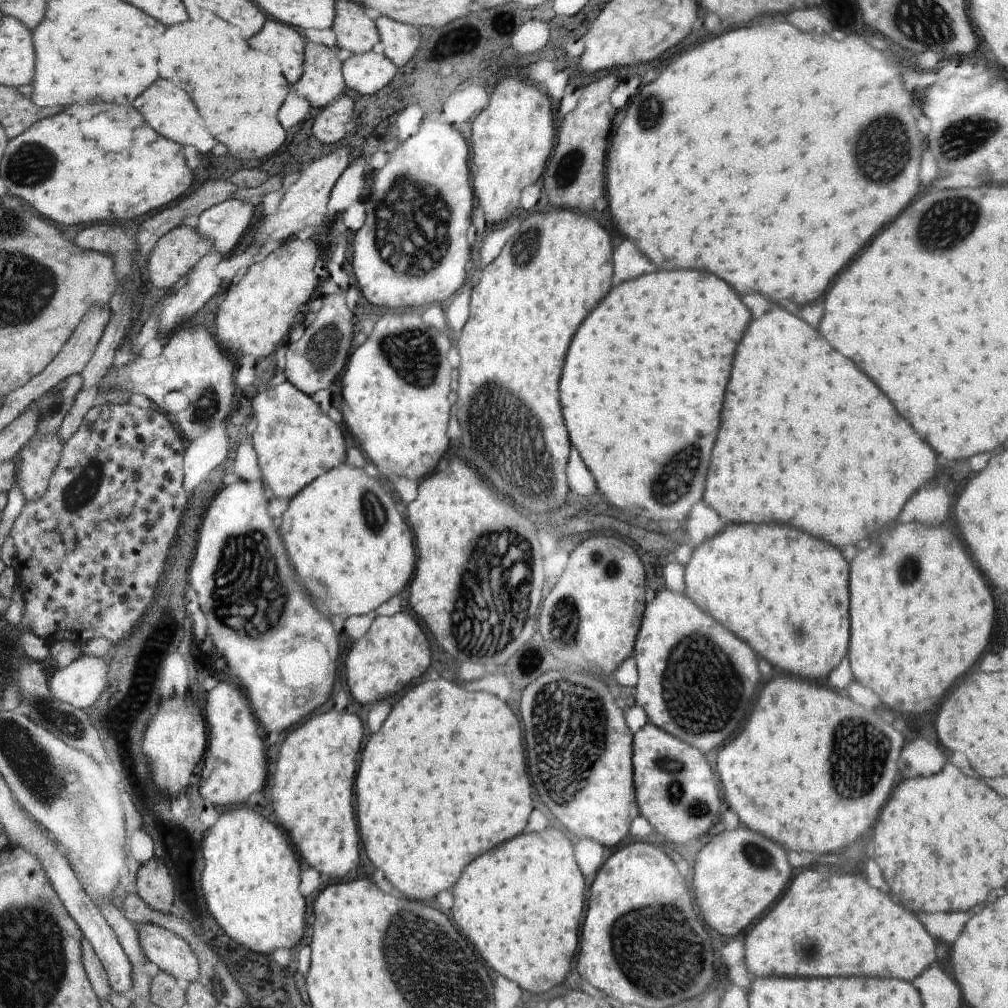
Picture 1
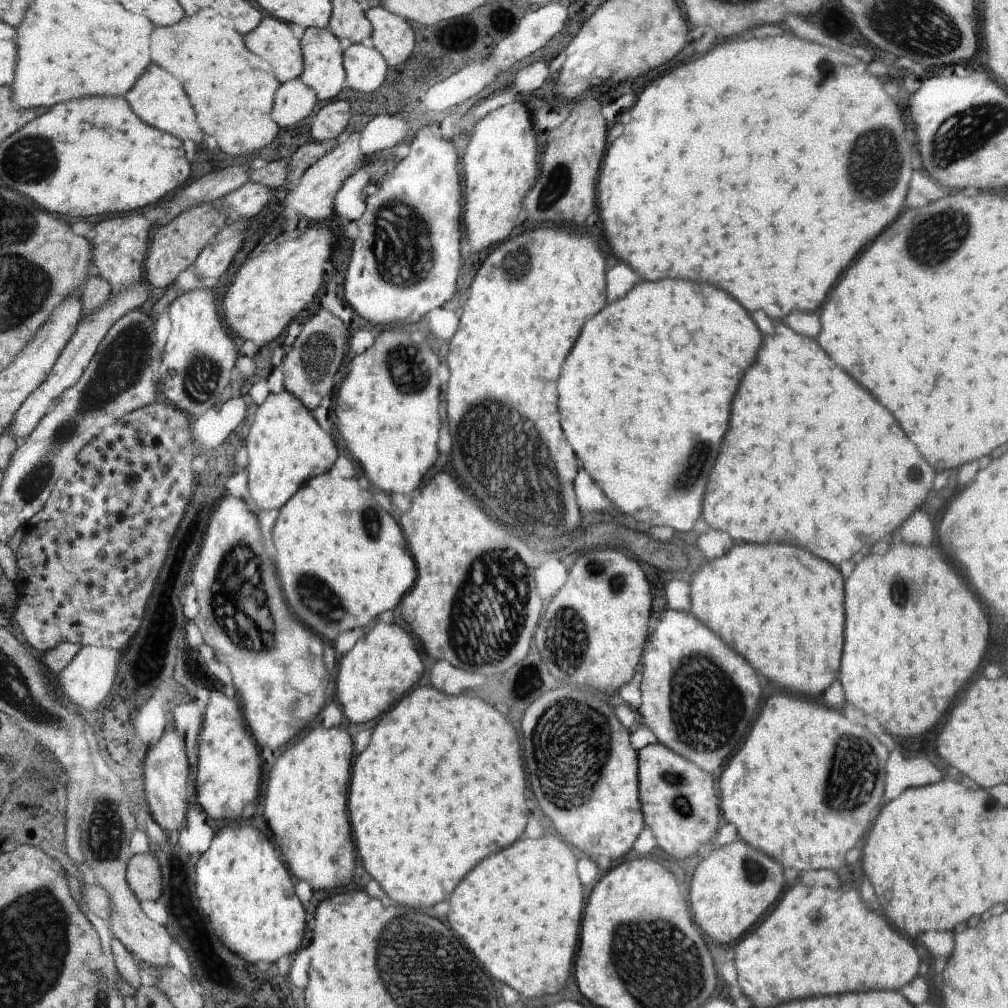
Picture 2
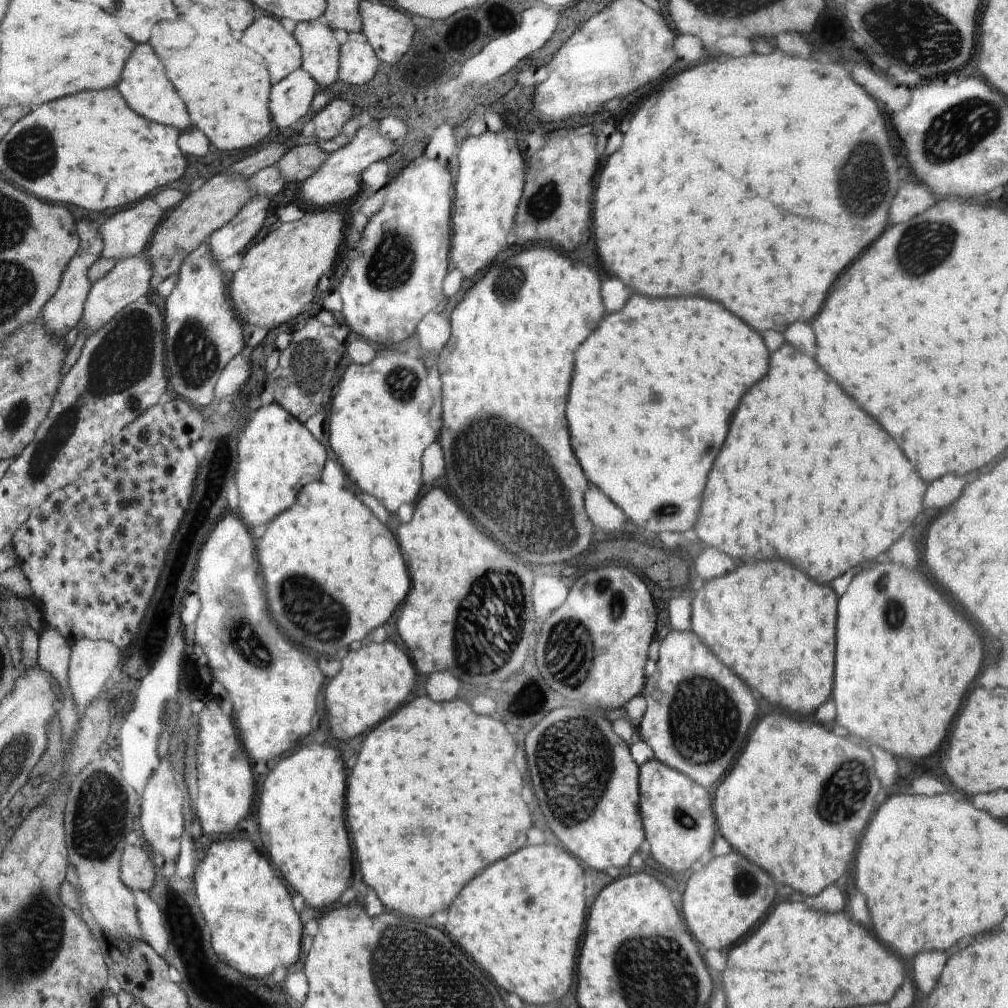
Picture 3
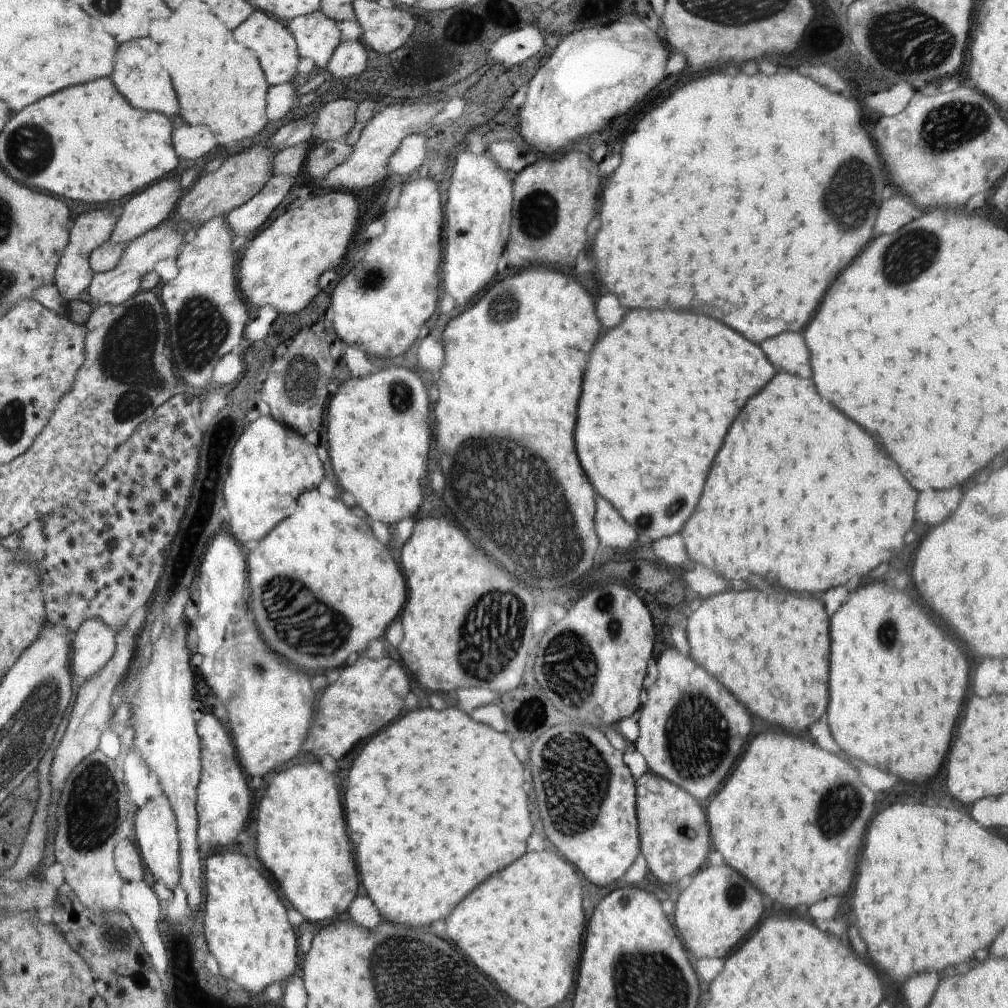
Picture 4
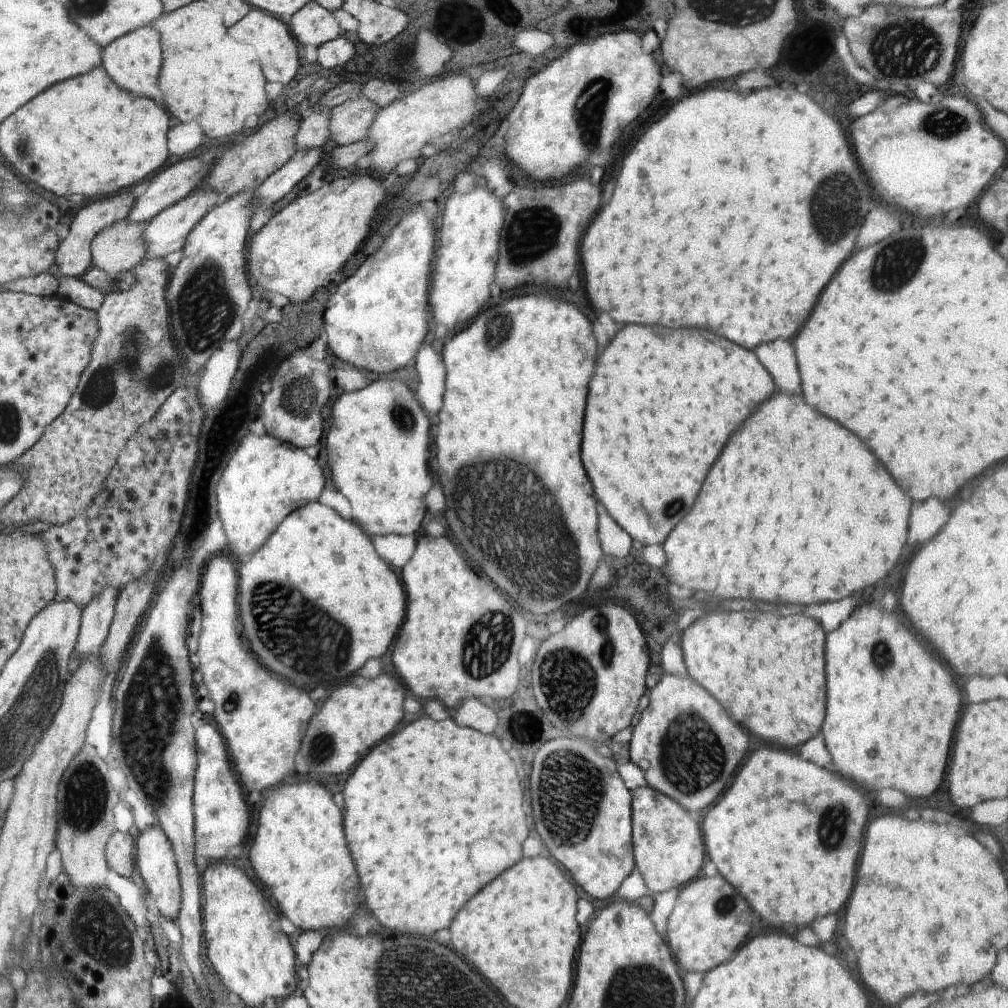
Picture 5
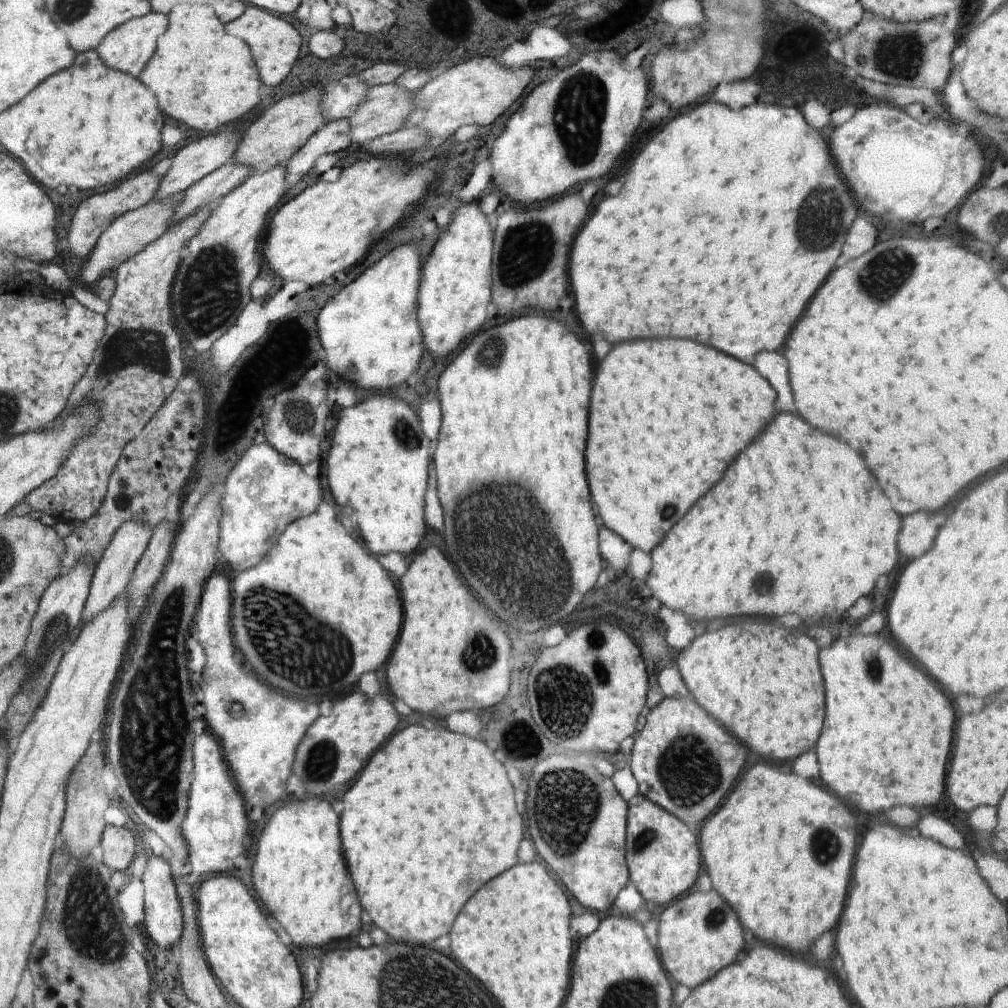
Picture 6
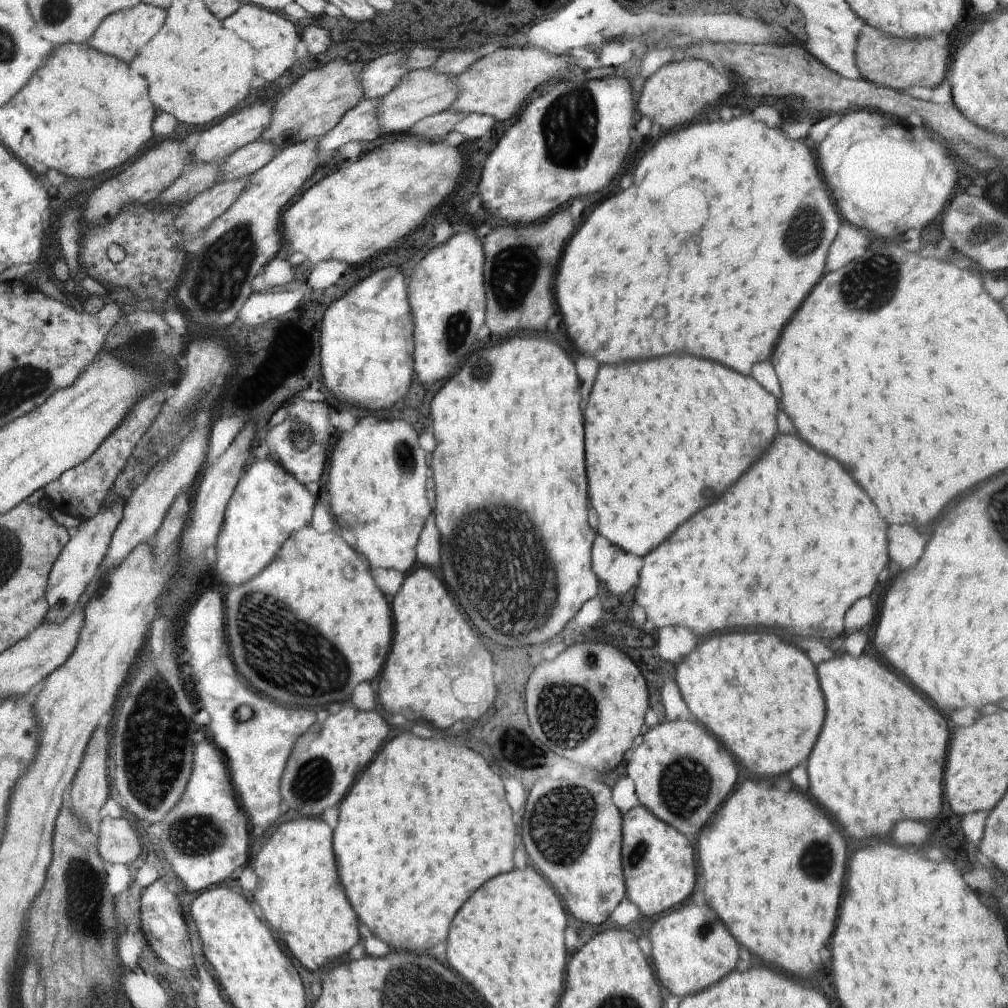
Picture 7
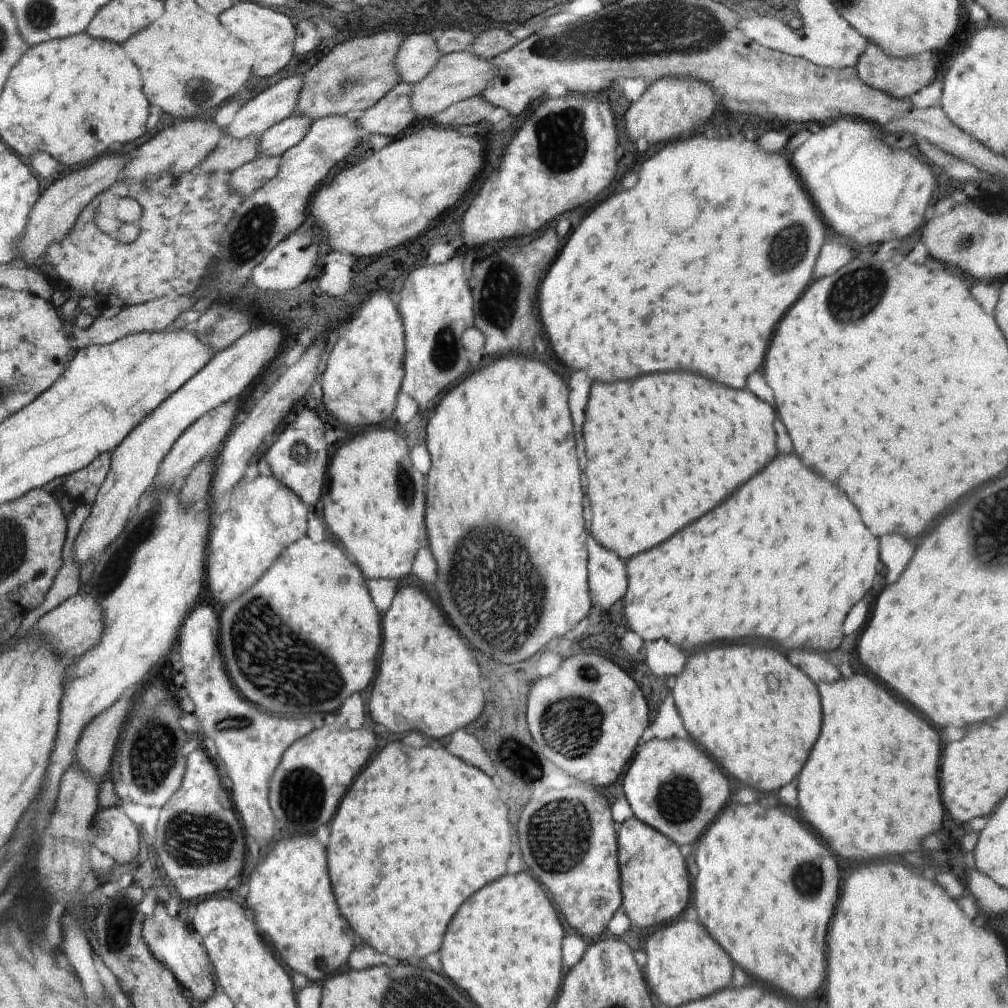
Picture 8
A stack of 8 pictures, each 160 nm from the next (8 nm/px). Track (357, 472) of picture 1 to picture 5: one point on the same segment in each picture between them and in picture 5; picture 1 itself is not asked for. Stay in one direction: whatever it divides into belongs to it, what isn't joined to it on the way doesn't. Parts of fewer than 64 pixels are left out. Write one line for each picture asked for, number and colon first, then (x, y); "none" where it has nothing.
2: (335, 544)
3: (333, 572)
4: (322, 567)
5: (292, 585)

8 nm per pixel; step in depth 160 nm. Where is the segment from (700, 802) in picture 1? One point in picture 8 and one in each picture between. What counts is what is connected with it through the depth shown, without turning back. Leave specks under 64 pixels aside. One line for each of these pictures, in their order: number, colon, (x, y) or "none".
2: (678, 802)
3: (679, 826)
4: (674, 832)
5: (668, 849)
6: (663, 858)
7: (657, 861)
8: (655, 887)

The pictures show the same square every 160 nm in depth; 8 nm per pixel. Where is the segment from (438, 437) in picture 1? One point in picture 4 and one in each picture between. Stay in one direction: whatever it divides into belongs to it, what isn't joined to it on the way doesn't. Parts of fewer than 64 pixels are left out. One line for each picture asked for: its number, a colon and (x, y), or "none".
2: (387, 406)
3: (379, 428)
4: (379, 436)

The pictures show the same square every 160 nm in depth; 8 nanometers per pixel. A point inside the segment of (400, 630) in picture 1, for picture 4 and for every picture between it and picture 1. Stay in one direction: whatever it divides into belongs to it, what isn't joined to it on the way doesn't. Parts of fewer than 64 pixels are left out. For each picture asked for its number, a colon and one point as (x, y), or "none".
2: (383, 665)
3: (372, 681)
4: (369, 695)

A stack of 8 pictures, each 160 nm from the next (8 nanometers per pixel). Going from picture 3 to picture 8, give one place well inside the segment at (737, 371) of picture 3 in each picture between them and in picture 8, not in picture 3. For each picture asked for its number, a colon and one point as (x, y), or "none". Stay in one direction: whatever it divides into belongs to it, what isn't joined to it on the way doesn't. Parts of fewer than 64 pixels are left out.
4: (660, 392)
5: (660, 408)
6: (667, 417)
7: (693, 427)
8: (665, 476)

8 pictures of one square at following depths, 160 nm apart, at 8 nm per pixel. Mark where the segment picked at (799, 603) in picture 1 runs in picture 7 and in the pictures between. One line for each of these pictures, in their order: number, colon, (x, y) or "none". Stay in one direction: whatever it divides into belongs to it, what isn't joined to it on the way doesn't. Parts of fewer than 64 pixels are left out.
2: (782, 609)
3: (769, 623)
4: (771, 651)
5: (742, 658)
6: (763, 682)
7: (733, 683)

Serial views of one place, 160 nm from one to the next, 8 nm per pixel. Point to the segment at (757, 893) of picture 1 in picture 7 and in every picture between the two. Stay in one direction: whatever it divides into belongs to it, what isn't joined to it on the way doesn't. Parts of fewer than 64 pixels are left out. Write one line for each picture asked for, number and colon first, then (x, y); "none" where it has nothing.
2: (730, 889)
3: (725, 897)
4: (718, 908)
5: (709, 921)
6: (699, 935)
7: (691, 949)

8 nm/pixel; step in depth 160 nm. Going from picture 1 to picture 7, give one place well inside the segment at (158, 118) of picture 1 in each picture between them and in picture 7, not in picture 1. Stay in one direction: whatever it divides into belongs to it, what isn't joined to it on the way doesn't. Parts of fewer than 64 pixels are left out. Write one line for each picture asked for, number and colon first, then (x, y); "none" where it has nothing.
2: (159, 97)
3: (144, 86)
4: (139, 76)
5: (135, 59)
6: (129, 48)
7: (123, 34)

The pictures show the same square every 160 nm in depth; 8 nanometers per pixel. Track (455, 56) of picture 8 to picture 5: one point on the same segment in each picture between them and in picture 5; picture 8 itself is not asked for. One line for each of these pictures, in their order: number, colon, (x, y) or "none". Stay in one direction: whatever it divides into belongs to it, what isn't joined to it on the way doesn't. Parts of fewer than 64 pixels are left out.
5: (350, 121)
6: (384, 110)
7: (422, 92)

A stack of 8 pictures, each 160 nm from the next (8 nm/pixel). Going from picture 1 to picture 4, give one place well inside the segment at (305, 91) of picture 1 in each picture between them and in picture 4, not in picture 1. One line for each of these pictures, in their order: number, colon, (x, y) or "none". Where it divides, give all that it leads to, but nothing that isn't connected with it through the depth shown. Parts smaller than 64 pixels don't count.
2: (324, 73)
3: (320, 50)
4: (316, 35)

